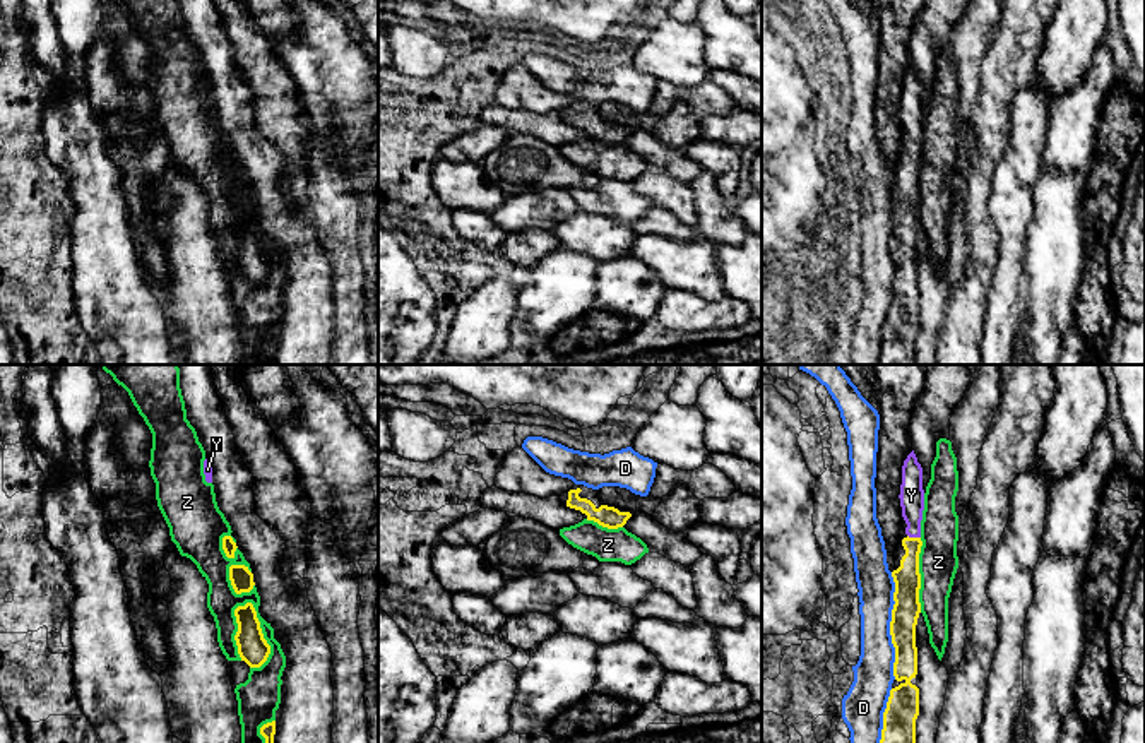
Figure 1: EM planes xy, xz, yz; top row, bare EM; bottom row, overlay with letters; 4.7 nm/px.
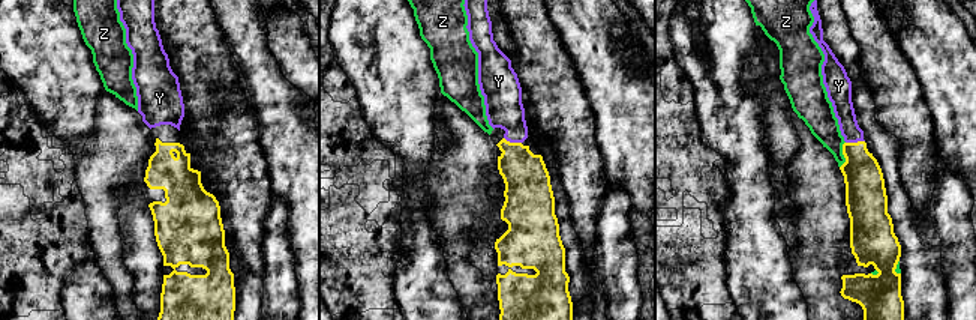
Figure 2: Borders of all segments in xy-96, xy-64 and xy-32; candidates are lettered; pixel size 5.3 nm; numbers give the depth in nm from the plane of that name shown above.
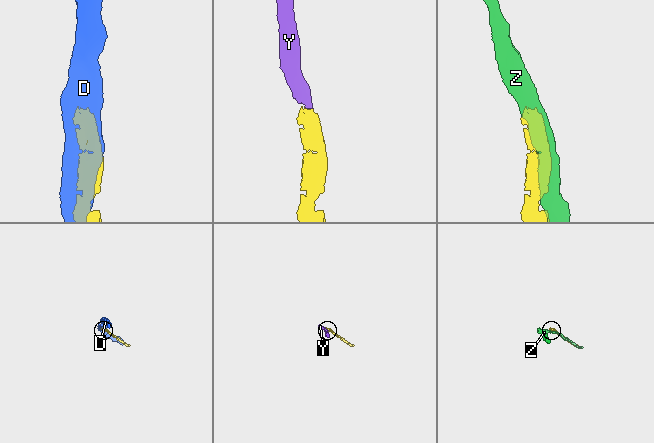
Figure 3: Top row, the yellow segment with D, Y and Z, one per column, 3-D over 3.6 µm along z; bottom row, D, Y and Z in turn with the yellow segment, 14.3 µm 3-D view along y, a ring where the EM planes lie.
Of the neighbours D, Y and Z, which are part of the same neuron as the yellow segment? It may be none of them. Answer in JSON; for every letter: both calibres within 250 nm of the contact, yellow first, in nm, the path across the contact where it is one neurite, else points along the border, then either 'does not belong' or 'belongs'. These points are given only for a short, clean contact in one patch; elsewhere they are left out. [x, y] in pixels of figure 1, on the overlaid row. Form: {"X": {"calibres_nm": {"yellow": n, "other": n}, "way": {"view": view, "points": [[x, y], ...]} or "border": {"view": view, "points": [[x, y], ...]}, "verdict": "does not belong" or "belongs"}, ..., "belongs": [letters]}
{"D": {"calibres_nm": {"yellow": 130, "other": 190}, "verdict": "does not belong"}, "Y": {"calibres_nm": {"yellow": 130, "other": 110}, "verdict": "belongs"}, "Z": {"calibres_nm": {"yellow": 140, "other": 160}, "verdict": "does not belong"}, "belongs": ["Y"]}

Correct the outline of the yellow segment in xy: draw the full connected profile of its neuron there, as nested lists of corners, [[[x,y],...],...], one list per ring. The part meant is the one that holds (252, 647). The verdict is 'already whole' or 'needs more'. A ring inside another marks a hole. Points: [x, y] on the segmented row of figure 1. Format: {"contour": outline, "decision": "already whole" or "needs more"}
{"contour": [[[253,604],[238,606],[234,616],[238,623],[234,635],[238,654],[250,668],[260,668],[270,654],[270,645],[264,639]]], "decision": "already whole"}

